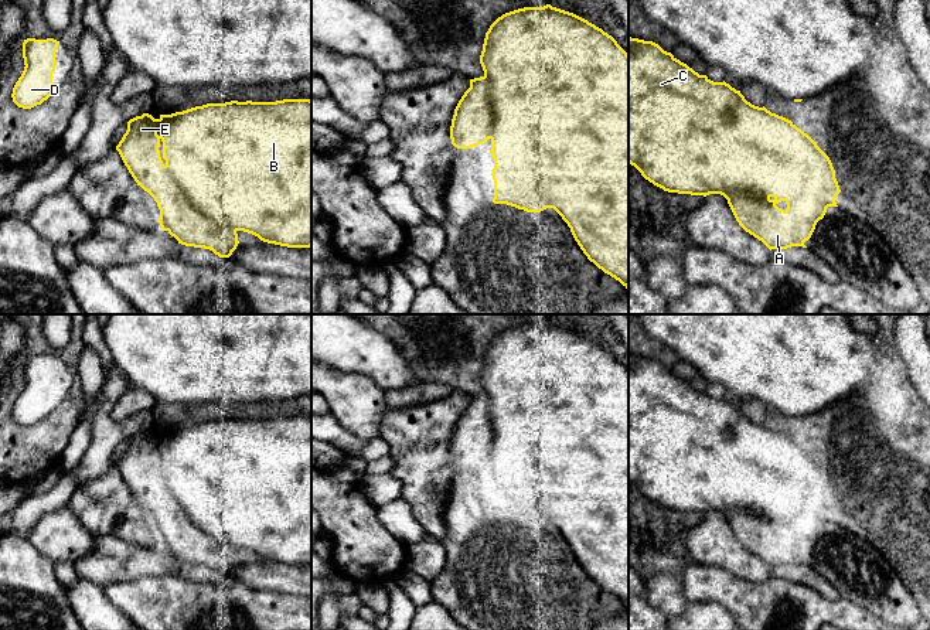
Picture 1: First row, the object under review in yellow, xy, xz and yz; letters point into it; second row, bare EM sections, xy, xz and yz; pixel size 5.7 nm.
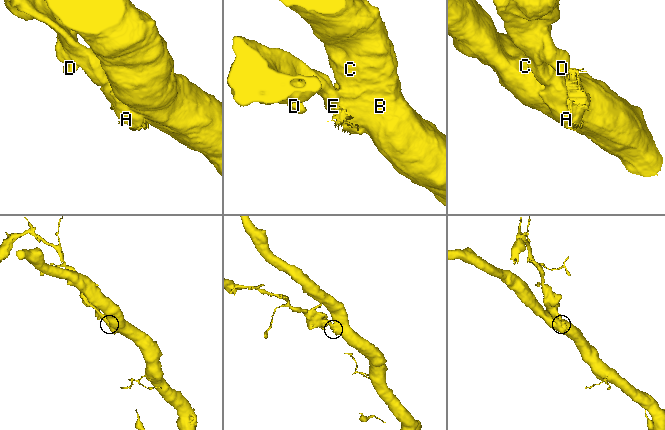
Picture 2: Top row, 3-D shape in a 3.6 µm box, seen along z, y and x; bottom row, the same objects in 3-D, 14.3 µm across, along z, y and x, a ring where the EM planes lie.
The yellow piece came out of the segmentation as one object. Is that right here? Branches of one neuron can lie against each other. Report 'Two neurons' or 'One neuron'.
Two neurons

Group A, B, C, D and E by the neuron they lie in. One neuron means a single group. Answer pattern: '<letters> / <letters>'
A D E / B C

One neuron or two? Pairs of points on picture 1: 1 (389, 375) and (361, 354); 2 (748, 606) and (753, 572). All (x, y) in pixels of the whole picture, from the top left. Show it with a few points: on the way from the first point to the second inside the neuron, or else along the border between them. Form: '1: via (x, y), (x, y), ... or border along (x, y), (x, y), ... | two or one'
1: via (382, 368), (368, 354) | one
2: border along (721, 569), (753, 582), (763, 582), (770, 576) | two

